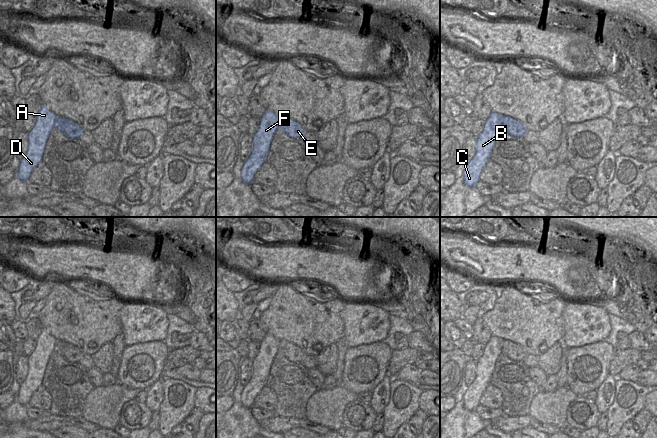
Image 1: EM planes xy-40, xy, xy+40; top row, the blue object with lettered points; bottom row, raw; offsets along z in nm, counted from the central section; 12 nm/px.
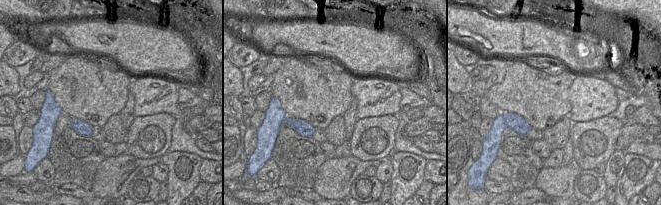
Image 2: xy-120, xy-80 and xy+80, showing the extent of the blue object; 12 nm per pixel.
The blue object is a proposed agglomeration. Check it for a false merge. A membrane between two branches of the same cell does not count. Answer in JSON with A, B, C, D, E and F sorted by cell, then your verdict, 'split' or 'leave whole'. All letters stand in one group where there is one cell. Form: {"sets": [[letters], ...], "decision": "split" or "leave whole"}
{"sets": [["A", "B", "C", "D", "F"], ["E"]], "decision": "split"}

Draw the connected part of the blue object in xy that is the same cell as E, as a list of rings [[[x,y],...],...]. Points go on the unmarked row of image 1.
[[[285,340],[279,341],[279,352],[291,362],[301,363],[307,356],[298,346],[294,343]]]

